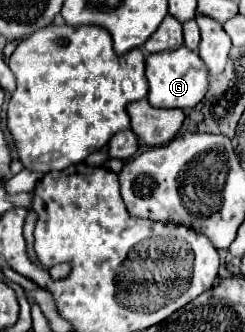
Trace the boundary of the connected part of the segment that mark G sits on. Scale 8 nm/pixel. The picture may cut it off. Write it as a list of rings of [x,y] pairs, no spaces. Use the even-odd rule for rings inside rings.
[[[181,46],[177,50],[147,54],[145,64],[147,64],[147,80],[149,80],[147,100],[151,106],[185,110],[197,106],[205,98],[209,86],[209,72],[197,52],[191,52],[185,46]]]

